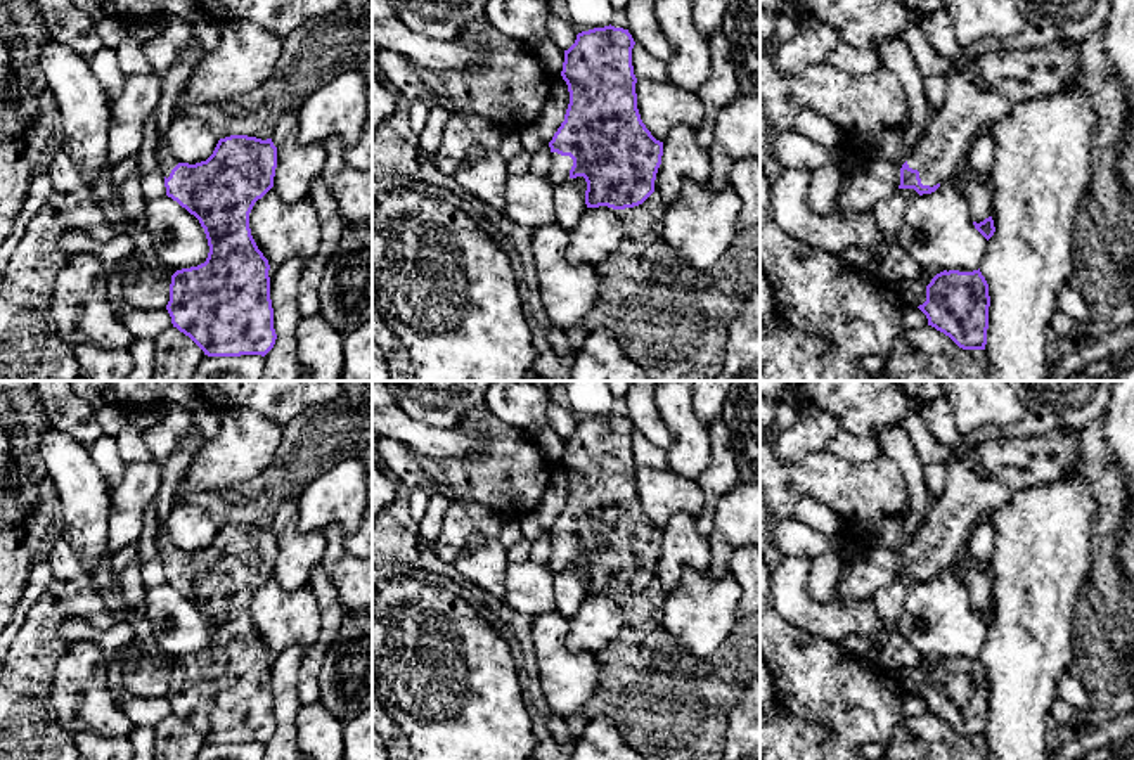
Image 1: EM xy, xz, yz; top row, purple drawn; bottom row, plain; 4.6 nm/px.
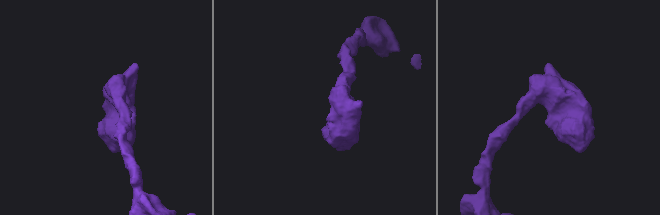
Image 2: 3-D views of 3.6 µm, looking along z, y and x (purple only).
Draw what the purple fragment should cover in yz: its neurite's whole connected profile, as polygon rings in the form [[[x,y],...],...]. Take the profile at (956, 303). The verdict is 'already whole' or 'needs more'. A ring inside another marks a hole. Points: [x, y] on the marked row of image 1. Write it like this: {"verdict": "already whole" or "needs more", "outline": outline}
{"verdict": "already whole", "outline": [[[980,268],[944,270],[926,286],[926,301],[918,308],[928,325],[949,336],[963,350],[985,350],[989,329],[989,284]]]}

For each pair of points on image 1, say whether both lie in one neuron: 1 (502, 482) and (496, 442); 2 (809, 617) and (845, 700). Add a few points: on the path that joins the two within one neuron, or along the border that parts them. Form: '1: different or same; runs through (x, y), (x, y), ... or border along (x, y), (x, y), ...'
1: same; runs through (502, 471), (502, 452)
2: different; border along (781, 615), (797, 627), (838, 644)

